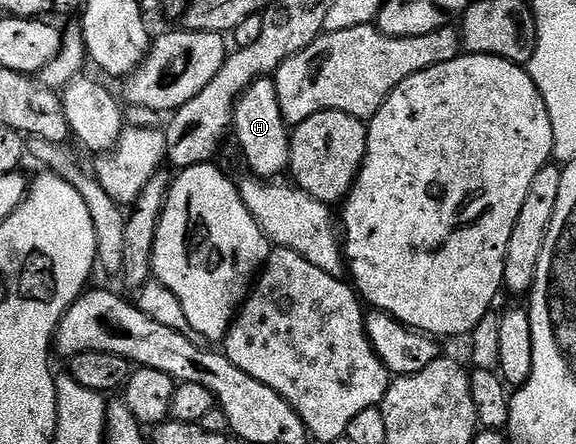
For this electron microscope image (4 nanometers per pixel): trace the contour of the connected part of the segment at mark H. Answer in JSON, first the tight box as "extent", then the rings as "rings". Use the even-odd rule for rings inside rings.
{"extent":[232,79,290,178],"rings":[[[273,79],[254,80],[240,93],[234,106],[232,140],[238,143],[246,164],[258,178],[278,178],[290,167],[290,133],[280,102],[276,98]]]}

